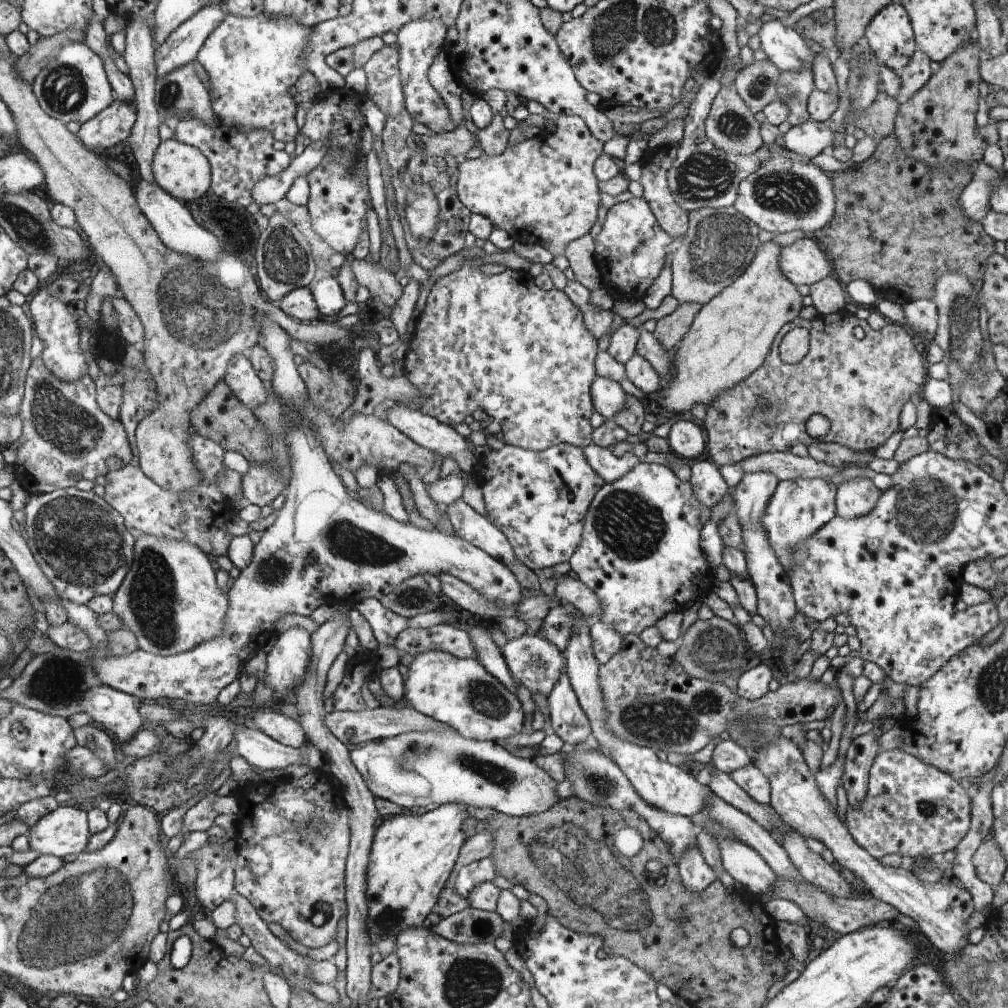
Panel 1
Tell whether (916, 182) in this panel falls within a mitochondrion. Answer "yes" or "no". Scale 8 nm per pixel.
no

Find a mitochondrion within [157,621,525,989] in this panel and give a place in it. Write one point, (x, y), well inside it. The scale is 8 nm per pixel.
(317, 838)

